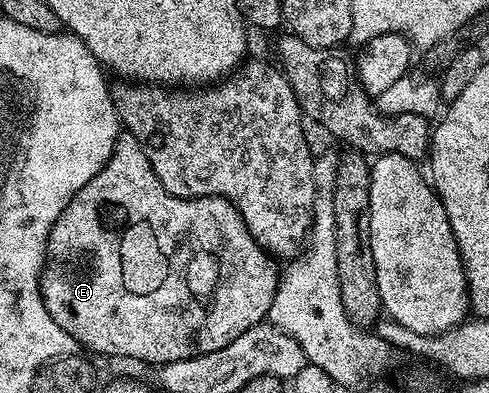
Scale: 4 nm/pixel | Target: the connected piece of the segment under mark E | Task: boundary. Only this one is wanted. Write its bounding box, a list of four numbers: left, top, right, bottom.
[41,130,279,365]

